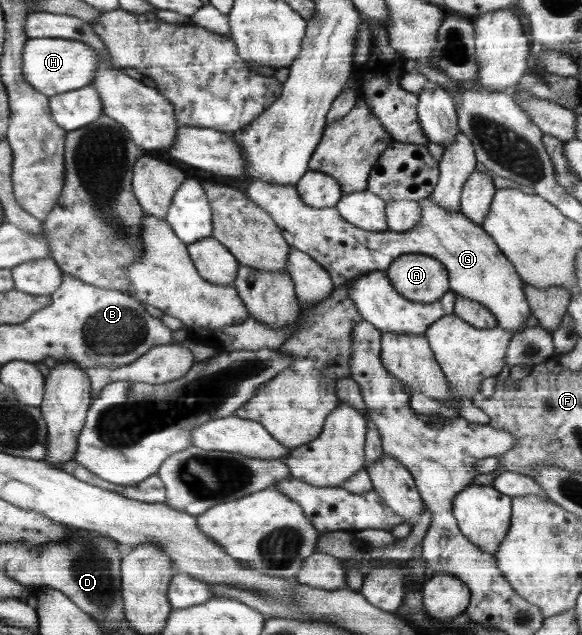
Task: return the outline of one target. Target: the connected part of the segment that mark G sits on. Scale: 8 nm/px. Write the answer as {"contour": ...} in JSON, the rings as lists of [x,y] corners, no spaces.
{"contour":[[[253,180],[251,183],[247,184],[247,187],[249,187],[249,189],[245,189],[244,187],[246,195],[256,204],[259,204],[262,208],[264,208],[266,212],[269,212],[269,215],[275,220],[277,227],[282,229],[284,239],[288,241],[288,244],[291,245],[292,248],[296,248],[297,250],[303,251],[303,253],[307,253],[307,255],[309,255],[313,260],[316,260],[317,263],[319,263],[323,269],[325,269],[325,271],[329,272],[331,275],[331,280],[333,280],[333,286],[335,286],[335,288],[367,272],[385,272],[385,270],[391,266],[391,263],[395,259],[401,257],[401,255],[409,253],[424,254],[437,259],[437,261],[439,261],[445,267],[445,269],[447,269],[451,292],[462,295],[461,297],[465,297],[465,299],[471,299],[471,301],[481,303],[485,309],[489,309],[489,311],[493,313],[493,316],[495,319],[497,319],[499,326],[505,328],[507,331],[513,332],[515,335],[517,335],[520,331],[523,331],[525,328],[529,328],[523,326],[523,324],[525,324],[527,319],[531,317],[532,309],[529,308],[528,298],[524,294],[525,283],[520,279],[519,273],[516,272],[515,265],[513,265],[508,257],[500,251],[500,247],[497,247],[496,241],[488,235],[488,232],[486,232],[484,228],[481,227],[481,225],[473,223],[473,220],[470,220],[460,209],[457,211],[448,211],[447,208],[437,206],[437,203],[435,203],[430,197],[426,197],[418,201],[418,204],[420,205],[420,218],[411,229],[408,229],[404,232],[396,232],[391,230],[367,231],[366,229],[361,229],[360,227],[357,227],[356,225],[353,225],[352,223],[349,223],[347,220],[343,219],[337,209],[335,209],[335,206],[328,208],[314,208],[305,205],[305,202],[301,201],[300,197],[298,196],[298,191],[293,186],[272,184],[263,180]]]}

